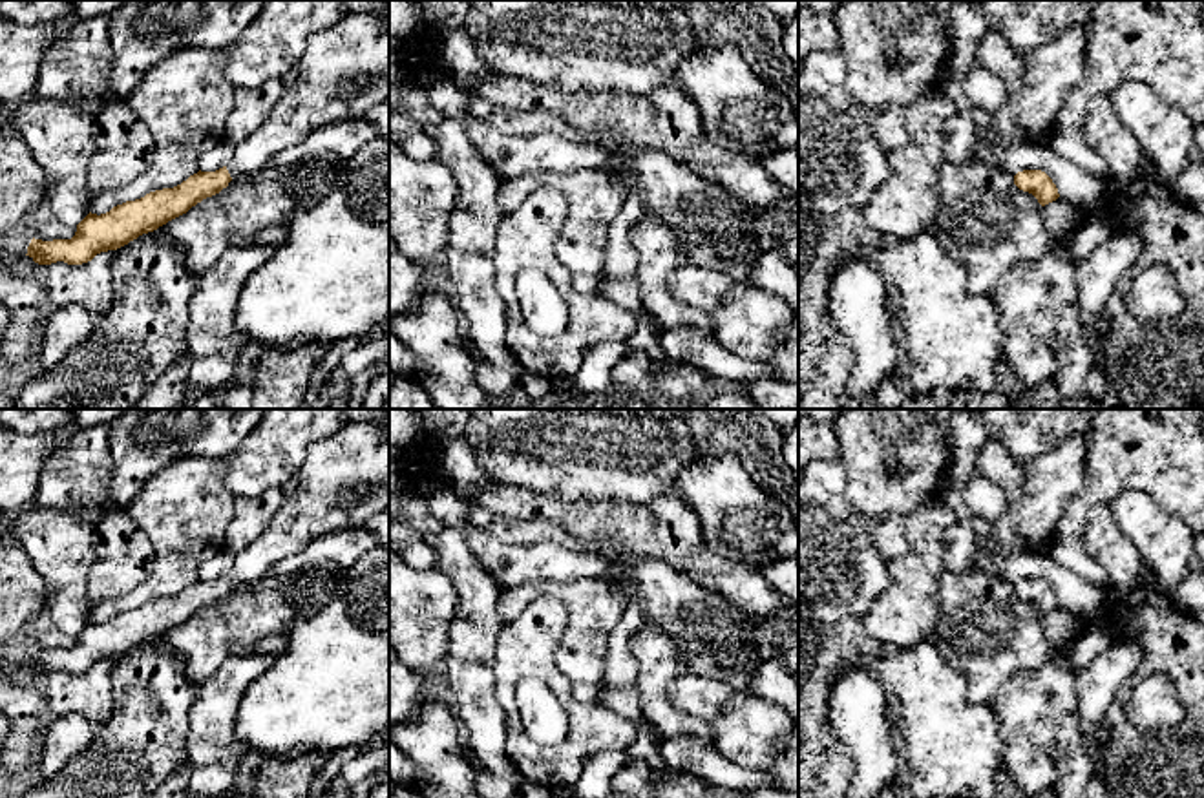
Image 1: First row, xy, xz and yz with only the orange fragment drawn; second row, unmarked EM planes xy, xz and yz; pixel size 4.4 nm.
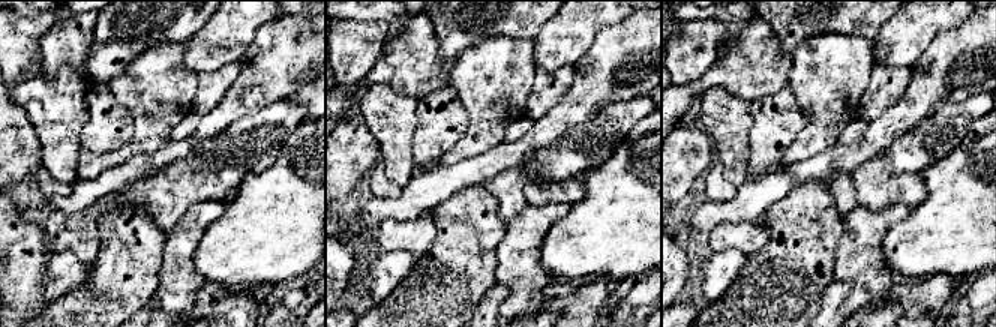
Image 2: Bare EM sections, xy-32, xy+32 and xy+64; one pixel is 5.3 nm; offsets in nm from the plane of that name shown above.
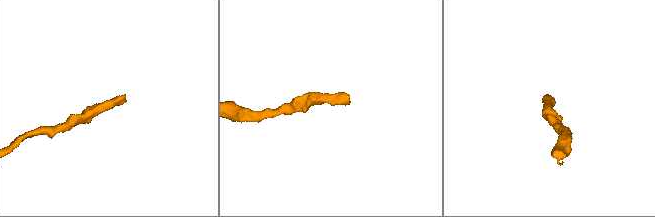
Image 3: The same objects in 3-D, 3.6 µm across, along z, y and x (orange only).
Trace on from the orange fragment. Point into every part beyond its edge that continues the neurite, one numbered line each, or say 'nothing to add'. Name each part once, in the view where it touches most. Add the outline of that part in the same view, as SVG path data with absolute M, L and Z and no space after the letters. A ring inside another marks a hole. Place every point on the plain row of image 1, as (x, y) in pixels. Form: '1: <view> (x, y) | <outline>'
1: xy (342, 482) | M347 424L333 436L309 446L300 469L283 486L283 502L267 530L236 553L227 572L232 588L252 584L278 561L307 548L314 539L358 530L389 506L389 429Z

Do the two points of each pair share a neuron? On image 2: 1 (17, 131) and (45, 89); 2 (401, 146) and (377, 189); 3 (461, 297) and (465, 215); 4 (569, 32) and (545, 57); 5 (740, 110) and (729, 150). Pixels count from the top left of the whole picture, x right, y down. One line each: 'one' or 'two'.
1: two
2: two
3: one
4: one
5: one

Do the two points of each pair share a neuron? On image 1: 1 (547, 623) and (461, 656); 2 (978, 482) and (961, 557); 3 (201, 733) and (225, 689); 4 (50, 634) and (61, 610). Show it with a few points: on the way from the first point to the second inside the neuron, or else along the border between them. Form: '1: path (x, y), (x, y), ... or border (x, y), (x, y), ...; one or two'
1: border (505, 623), (496, 647), (496, 687); two
2: path (978, 501), (978, 506), (963, 524), (961, 539); one
3: path (211, 722), (218, 700); one
4: border (46, 607), (52, 619), (75, 636); two

